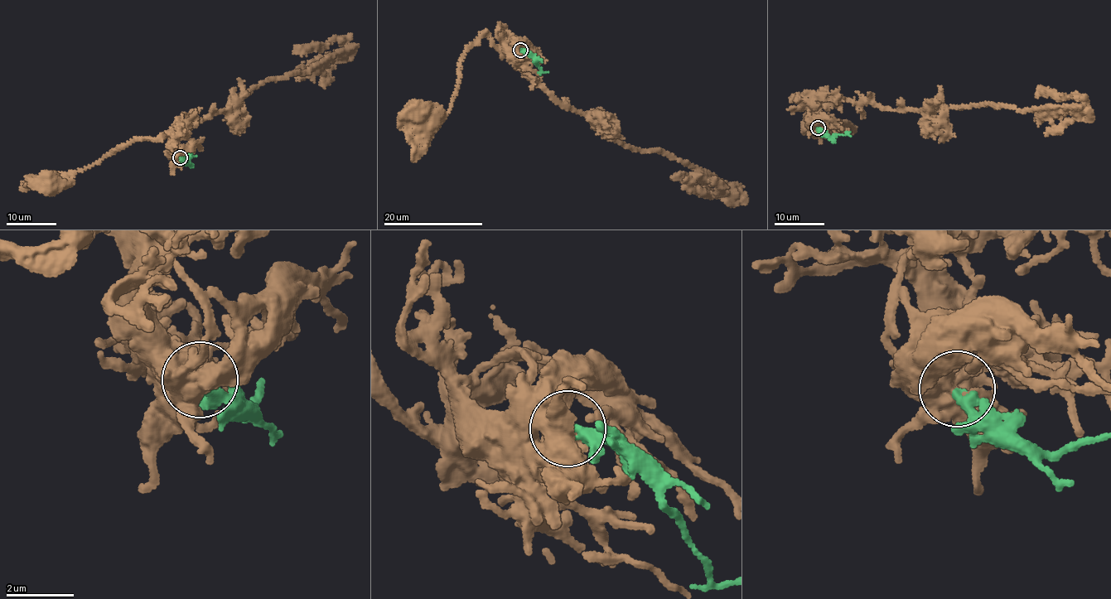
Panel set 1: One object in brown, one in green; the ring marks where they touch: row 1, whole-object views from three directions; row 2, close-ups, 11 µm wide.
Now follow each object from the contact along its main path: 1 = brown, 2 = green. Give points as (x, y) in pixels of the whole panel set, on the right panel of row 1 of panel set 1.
1: (817, 127), (818, 103), (793, 99), (799, 94), (834, 123), (826, 133), (816, 128)
2: (817, 127), (831, 137), (848, 132), (849, 135)

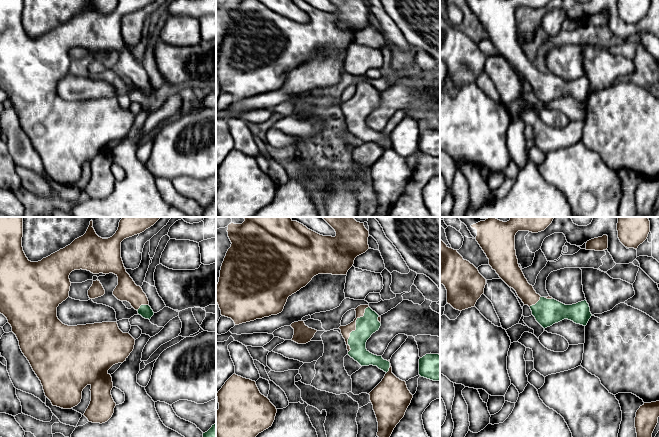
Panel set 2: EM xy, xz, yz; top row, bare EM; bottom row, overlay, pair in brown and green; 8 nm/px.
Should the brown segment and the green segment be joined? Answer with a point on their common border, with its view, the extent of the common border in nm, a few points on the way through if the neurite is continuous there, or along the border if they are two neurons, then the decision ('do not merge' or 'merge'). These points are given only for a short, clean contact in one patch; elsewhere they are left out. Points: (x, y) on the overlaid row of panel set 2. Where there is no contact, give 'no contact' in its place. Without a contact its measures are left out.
contact xz (355, 329); length 400 nm; merge

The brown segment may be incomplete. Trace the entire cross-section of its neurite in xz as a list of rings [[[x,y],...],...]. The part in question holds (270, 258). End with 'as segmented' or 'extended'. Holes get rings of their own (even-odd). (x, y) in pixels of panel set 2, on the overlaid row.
[[[243,217],[245,221],[242,224],[231,223],[228,225],[228,237],[231,241],[231,247],[228,249],[220,270],[219,282],[216,287],[216,301],[221,310],[221,315],[231,318],[235,325],[262,319],[271,315],[281,313],[292,294],[305,287],[314,276],[318,274],[346,275],[348,270],[353,266],[357,256],[365,253],[369,249],[368,237],[369,231],[365,228],[364,223],[357,222],[354,217],[322,217],[336,232],[336,236],[323,236],[303,224],[293,221],[290,217]]]; as segmented

